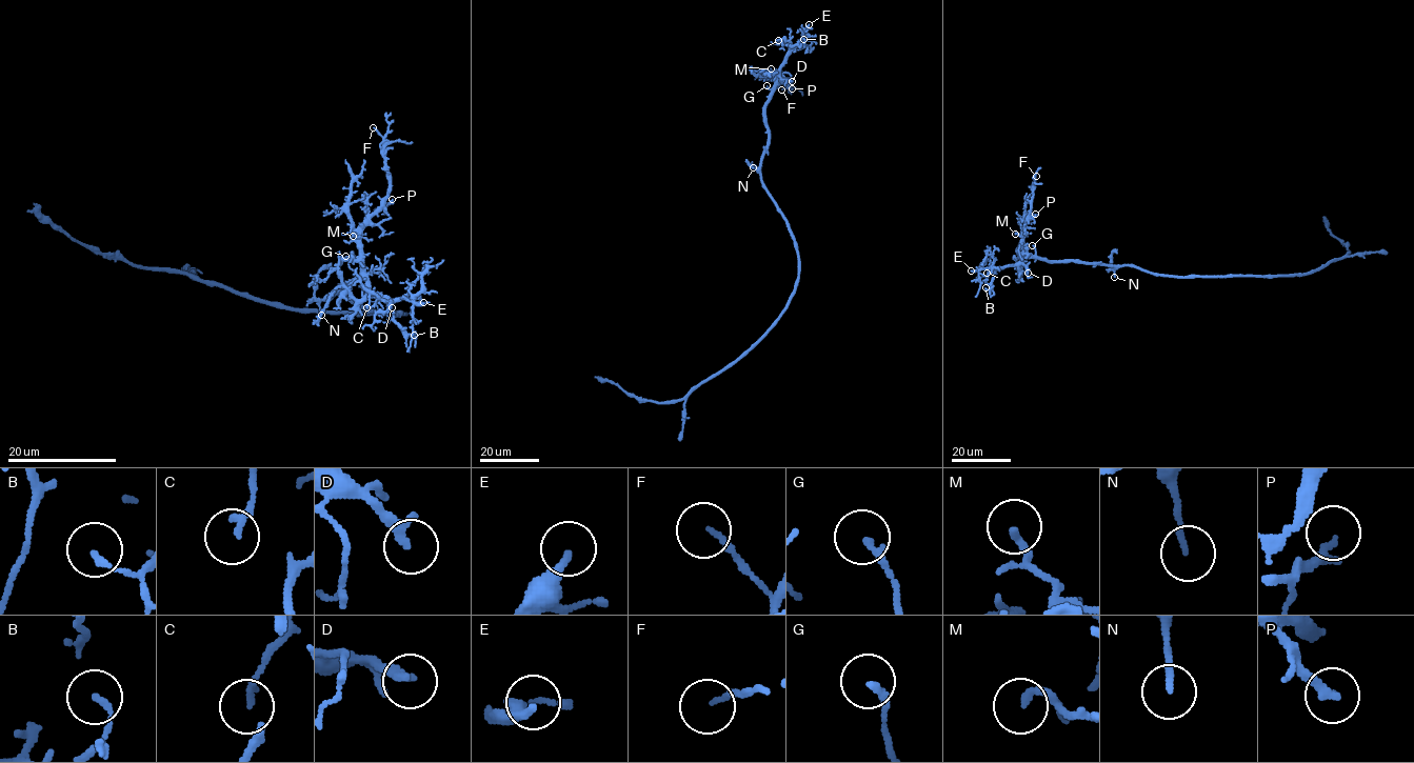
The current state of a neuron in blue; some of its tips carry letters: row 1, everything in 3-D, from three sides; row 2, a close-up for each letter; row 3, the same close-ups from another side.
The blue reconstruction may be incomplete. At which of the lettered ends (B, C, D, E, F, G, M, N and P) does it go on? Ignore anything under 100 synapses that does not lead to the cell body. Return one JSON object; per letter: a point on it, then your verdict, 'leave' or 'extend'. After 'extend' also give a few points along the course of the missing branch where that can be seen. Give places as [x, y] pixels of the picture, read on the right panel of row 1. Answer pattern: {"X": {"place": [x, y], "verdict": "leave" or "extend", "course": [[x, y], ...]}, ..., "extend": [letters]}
{"B": {"place": [986, 287], "verdict": "leave"}, "C": {"place": [987, 273], "verdict": "leave"}, "D": {"place": [1028, 273], "verdict": "leave"}, "E": {"place": [971, 270], "verdict": "extend", "course": [[971, 270], [977, 258], [975, 246], [980, 239], [973, 233], [960, 235], [949, 231]]}, "F": {"place": [1036, 176], "verdict": "leave"}, "G": {"place": [1032, 245], "verdict": "leave"}, "M": {"place": [1015, 234], "verdict": "leave"}, "N": {"place": [1114, 277], "verdict": "leave"}, "P": {"place": [1035, 214], "verdict": "leave"}, "extend": ["E"]}

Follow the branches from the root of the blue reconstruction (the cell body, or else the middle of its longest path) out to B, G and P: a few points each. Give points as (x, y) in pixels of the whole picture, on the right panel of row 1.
B: (1206, 276), (1155, 275), (1132, 265), (1023, 258), (1017, 263), (997, 269), (991, 287), (986, 287)
G: (1206, 276), (1155, 275), (1132, 265), (1047, 261), (1035, 256), (1032, 245)
P: (1206, 276), (1155, 275), (1132, 265), (1047, 261), (1028, 256), (1022, 248), (1023, 225), (1035, 214)

